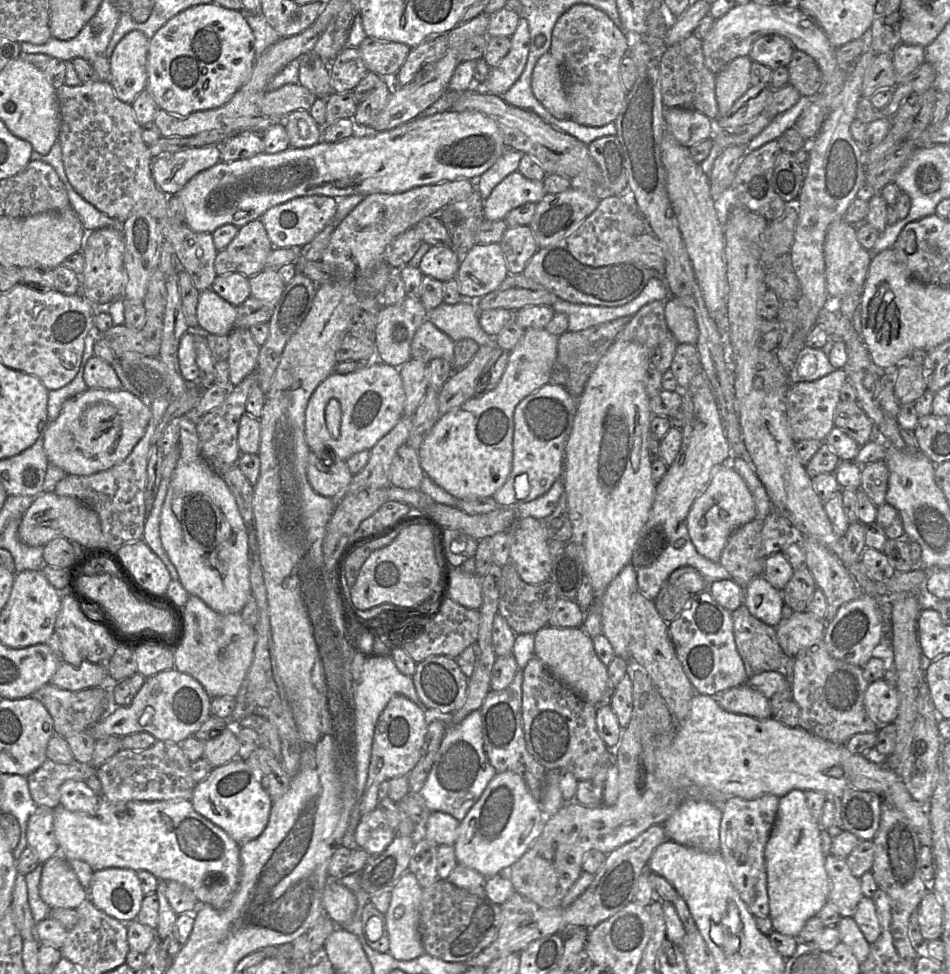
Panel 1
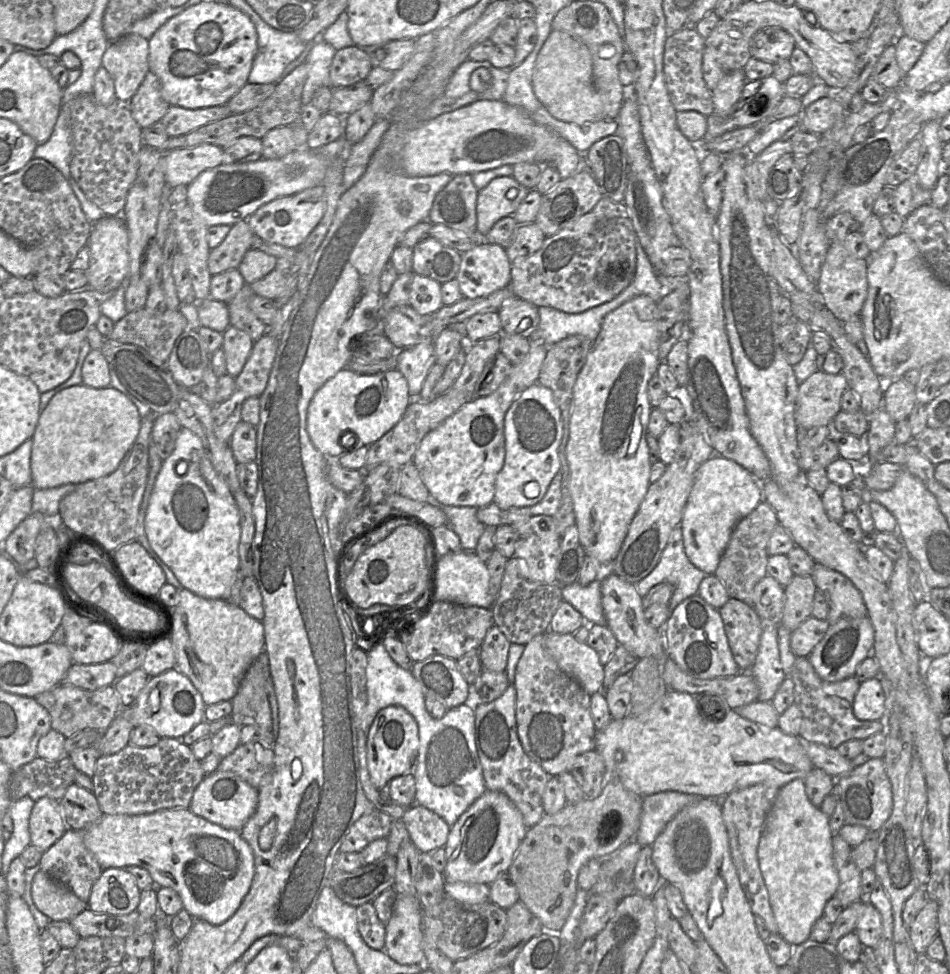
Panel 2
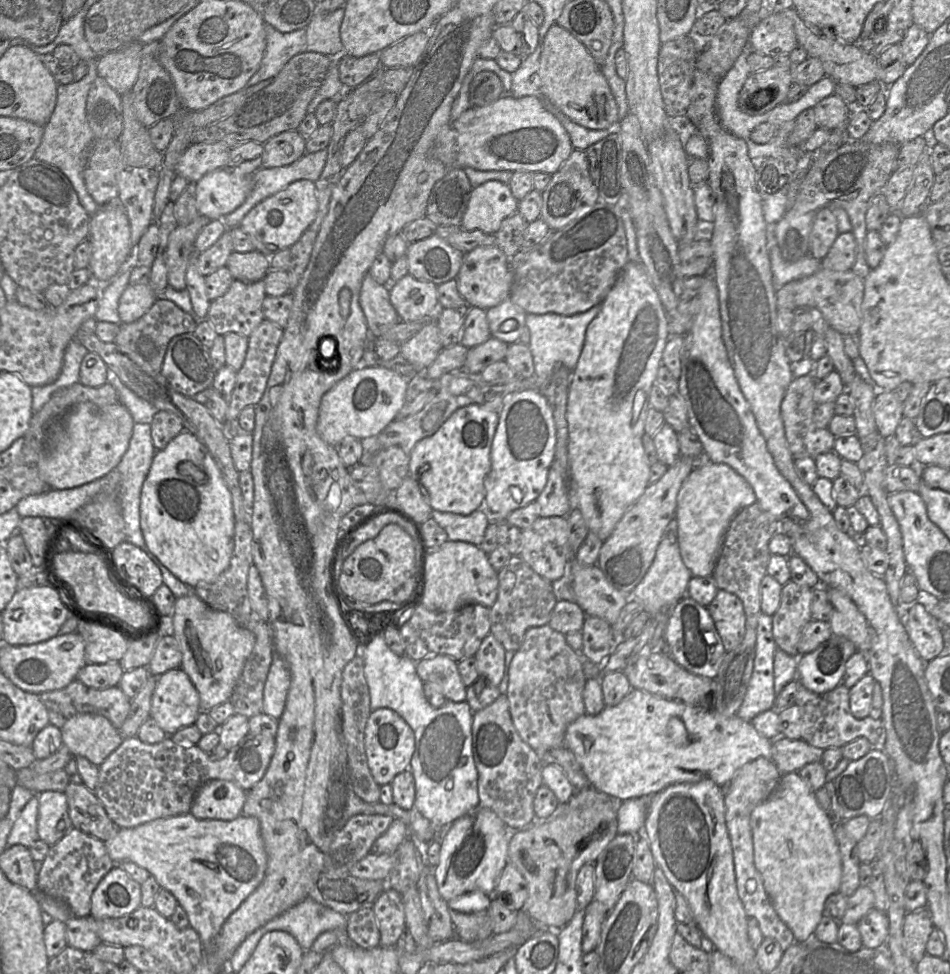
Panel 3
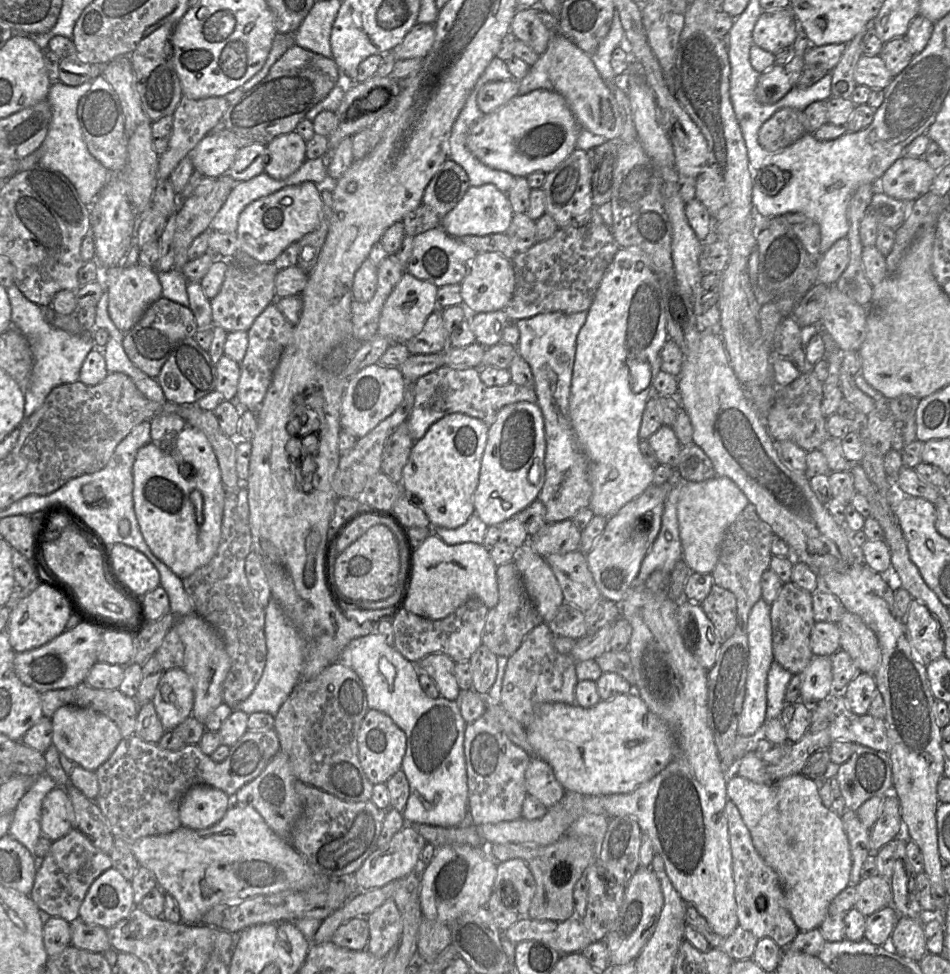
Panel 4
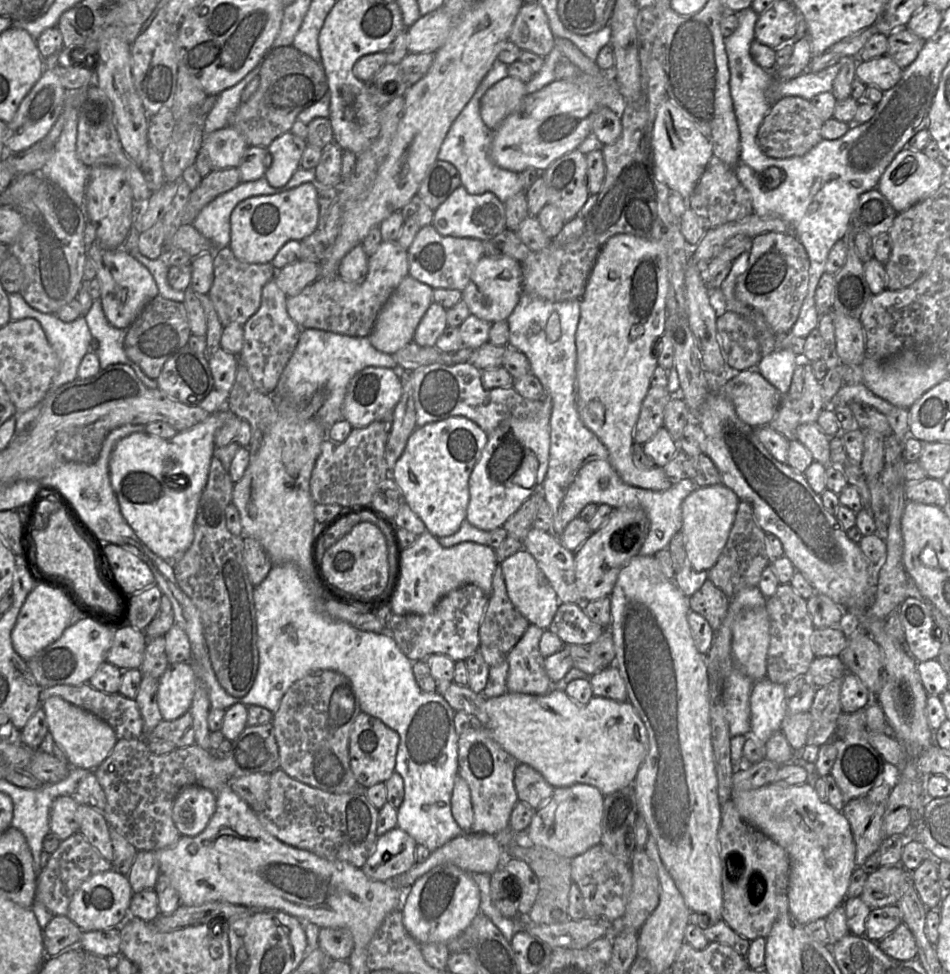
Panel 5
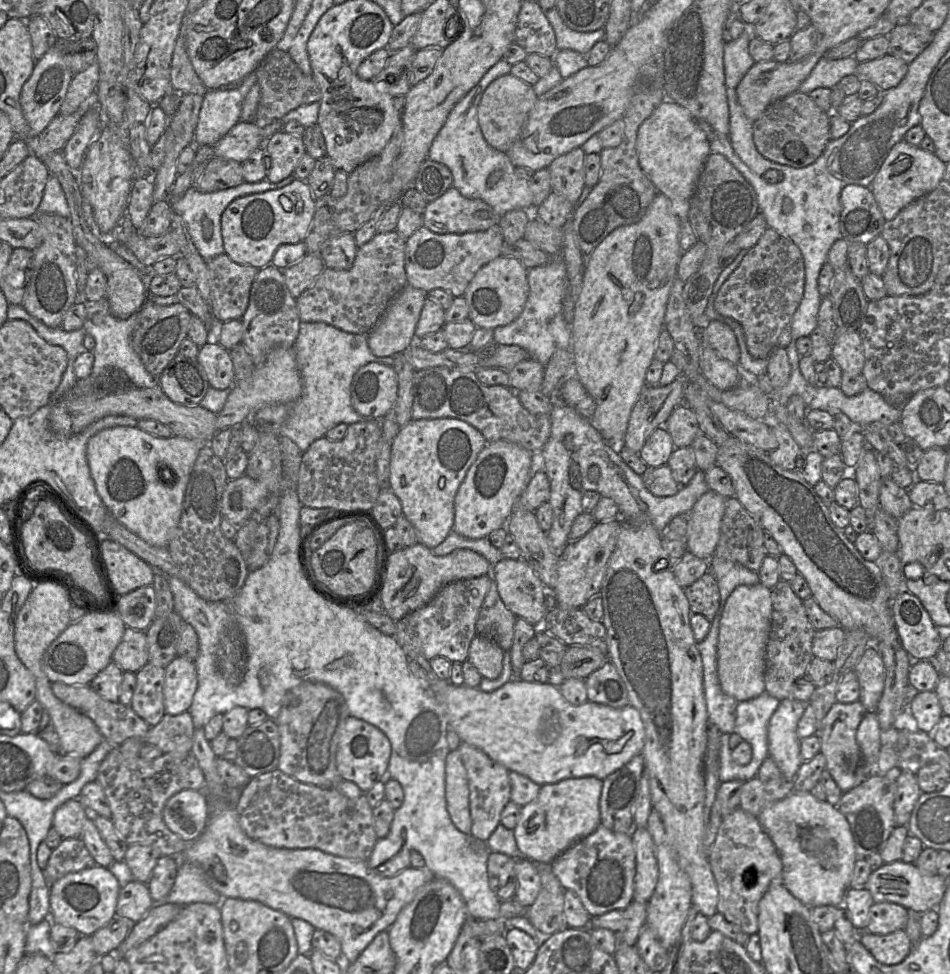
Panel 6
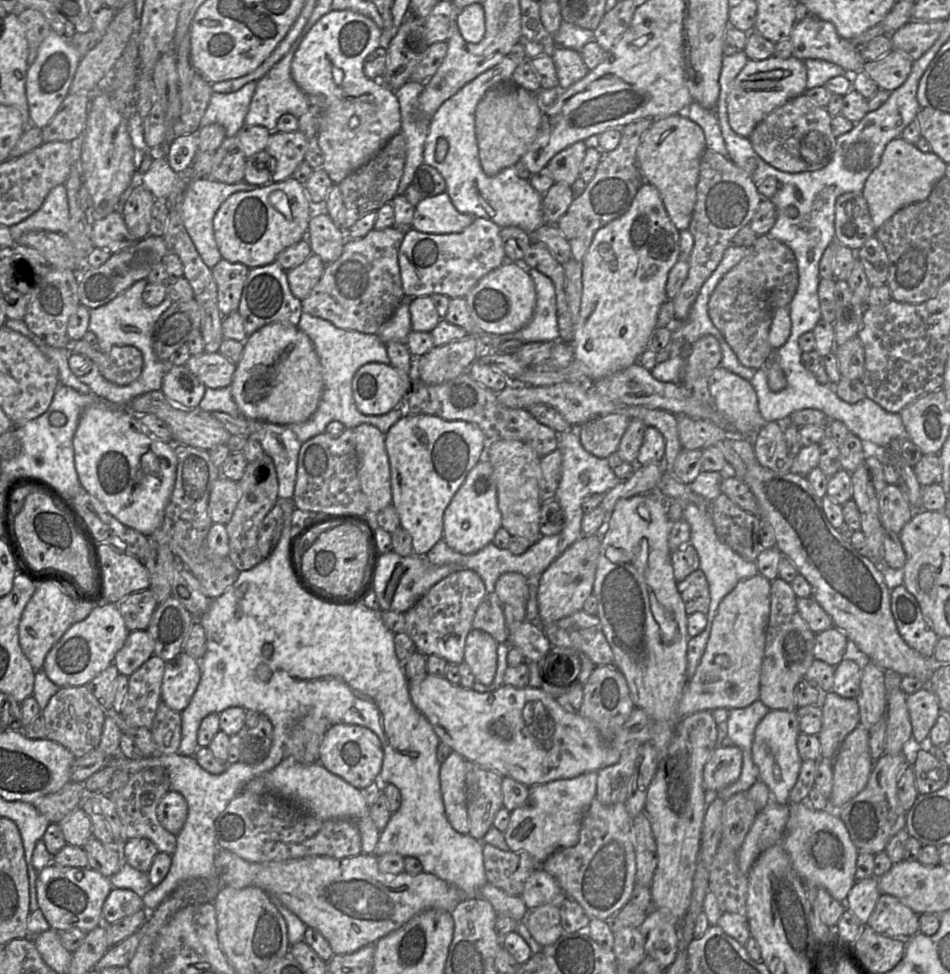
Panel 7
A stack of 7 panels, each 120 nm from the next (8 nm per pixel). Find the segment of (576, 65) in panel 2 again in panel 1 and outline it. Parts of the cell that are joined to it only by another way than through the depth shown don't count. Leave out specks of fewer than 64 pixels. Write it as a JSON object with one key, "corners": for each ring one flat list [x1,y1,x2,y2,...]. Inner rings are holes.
{"corners":[[549,51,538,59,533,68,531,89,536,99,553,117,559,120,570,119,570,106,561,70]]}

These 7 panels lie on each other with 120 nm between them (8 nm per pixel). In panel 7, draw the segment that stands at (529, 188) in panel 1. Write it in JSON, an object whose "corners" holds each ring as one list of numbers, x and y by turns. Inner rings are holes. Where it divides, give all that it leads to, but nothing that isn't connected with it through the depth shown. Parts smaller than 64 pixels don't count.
{"corners":[[445,191,420,200,415,207,412,229,429,234,458,233,474,220,475,216,459,212]]}

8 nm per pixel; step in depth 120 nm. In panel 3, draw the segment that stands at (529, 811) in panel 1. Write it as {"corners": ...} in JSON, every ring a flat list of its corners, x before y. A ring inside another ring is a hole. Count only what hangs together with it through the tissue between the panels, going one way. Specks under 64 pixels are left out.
{"corners":[[479,806,454,821,444,831,440,861,435,867,435,878,442,898,449,902,475,891,492,896,508,863,508,846,512,833,496,813]]}

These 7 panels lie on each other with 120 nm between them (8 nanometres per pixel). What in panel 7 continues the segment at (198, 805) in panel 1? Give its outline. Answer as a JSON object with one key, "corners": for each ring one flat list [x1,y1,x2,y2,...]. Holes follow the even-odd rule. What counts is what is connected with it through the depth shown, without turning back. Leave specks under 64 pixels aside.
{"corners":[[169,791,157,807,157,818,163,828,177,836,188,815,188,804,182,794]]}

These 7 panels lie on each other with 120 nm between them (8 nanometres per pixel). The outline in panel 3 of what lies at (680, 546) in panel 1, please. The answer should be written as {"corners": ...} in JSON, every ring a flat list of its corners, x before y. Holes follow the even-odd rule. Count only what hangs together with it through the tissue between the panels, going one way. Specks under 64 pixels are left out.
{"corners":[[673,518,664,530,650,568,639,584,627,594,627,602,634,600,642,602,644,610,649,614,650,619,653,619,660,609,674,608,679,601,688,596,688,584,692,577,680,555,678,524,676,518]]}

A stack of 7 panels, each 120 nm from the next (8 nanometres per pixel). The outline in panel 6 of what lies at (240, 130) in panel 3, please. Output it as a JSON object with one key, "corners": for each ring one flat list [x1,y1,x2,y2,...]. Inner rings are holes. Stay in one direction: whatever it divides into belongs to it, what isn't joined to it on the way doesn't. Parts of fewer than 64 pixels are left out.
{"corners":[[273,48,255,70,261,96,253,122,262,130,264,139,283,129,283,117,291,110,320,102,321,92,312,75,304,74,287,51]]}

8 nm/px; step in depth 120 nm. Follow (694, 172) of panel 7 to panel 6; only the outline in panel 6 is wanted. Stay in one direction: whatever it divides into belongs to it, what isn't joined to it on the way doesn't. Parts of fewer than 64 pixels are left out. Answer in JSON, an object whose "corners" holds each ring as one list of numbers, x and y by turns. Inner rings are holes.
{"corners":[[664,100,640,125,637,134,639,164,658,193,670,199,673,212,681,222,688,219,691,199,711,153,706,133,696,119,686,108]]}

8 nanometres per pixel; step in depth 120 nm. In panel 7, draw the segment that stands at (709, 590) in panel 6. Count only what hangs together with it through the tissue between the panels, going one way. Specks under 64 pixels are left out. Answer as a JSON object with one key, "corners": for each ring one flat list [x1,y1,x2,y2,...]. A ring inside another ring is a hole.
{"corners":[[693,571,684,580,677,582,677,589,685,605,687,615,694,612,707,614,710,605,709,585,704,572]]}

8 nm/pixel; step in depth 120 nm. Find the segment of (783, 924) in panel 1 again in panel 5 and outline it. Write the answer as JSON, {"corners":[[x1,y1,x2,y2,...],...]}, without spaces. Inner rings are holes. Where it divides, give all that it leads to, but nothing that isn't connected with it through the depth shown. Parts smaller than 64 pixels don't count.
{"corners":[[812,782,800,785,769,783,752,790,738,791,732,787,731,800,744,821,780,845,789,858,788,905,790,915,801,925,830,913,847,898,851,875,856,868,855,842,850,824,842,812,821,802]]}

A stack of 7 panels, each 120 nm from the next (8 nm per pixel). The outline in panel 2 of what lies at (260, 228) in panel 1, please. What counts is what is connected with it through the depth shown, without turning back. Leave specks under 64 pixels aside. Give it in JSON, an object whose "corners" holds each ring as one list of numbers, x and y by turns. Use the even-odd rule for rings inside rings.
{"corners":[[247,221,231,226,224,241,210,251,208,269,211,275,238,269,246,252,253,248,255,236]]}

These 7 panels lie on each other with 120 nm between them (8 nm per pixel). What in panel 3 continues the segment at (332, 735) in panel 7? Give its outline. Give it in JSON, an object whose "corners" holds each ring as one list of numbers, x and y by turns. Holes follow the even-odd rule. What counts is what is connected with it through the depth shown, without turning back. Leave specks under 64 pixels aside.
{"corners":[[389,708,371,712,365,728,365,752,371,775,379,786,390,784,398,774,407,771,414,751,414,732,399,714]]}

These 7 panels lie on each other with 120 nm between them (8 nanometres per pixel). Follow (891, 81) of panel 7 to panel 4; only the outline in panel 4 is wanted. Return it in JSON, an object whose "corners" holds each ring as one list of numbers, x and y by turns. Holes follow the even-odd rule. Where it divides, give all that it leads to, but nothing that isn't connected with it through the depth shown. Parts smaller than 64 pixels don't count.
{"corners":[[862,55,854,70,857,85,870,89,885,89,893,79,883,59,878,56]]}

